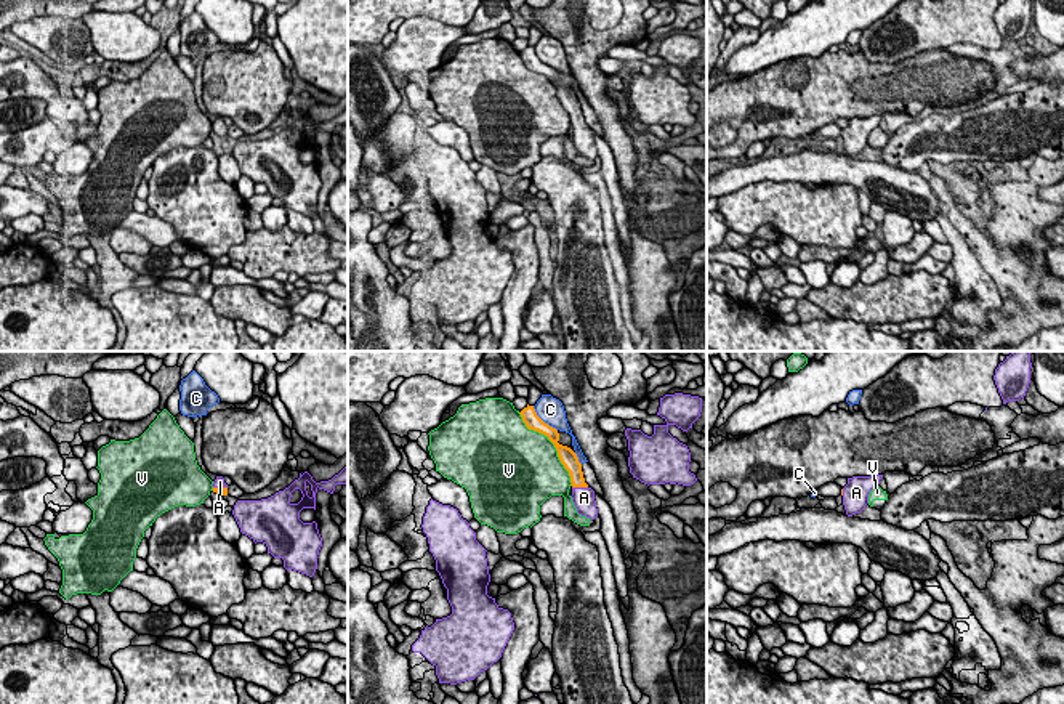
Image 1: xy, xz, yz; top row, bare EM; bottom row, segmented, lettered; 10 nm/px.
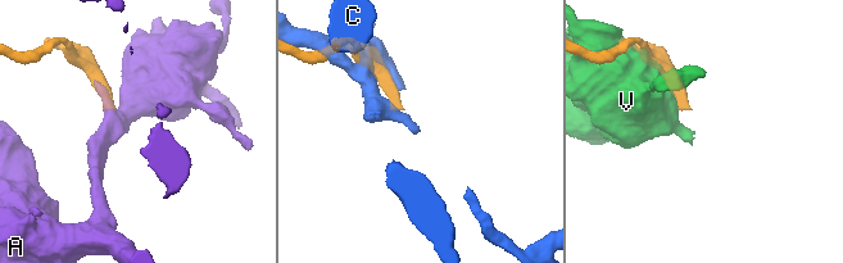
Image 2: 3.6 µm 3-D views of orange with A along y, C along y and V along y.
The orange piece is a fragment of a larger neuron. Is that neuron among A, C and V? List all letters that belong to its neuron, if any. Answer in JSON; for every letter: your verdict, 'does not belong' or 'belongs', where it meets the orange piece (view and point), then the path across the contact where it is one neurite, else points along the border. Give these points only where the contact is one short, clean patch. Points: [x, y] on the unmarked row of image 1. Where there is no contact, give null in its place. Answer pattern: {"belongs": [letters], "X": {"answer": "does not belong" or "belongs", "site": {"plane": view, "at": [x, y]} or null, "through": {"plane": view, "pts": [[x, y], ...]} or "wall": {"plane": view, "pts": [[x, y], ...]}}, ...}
{"belongs": ["A"], "A": {"answer": "belongs", "site": {"plane": "xz", "at": [580, 127]}}, "C": {"answer": "does not belong", "site": {"plane": "xz", "at": [542, 61]}}, "V": {"answer": "does not belong", "site": {"plane": "xz", "at": [553, 84]}}}

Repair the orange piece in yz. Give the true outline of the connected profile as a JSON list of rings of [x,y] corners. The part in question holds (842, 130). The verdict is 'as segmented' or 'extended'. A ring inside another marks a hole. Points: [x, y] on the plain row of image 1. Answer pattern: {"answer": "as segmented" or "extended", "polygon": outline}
{"answer": "extended", "polygon": [[[883,115],[848,119],[848,125],[841,130],[848,157],[860,154],[865,149],[870,131],[880,125],[881,119]]]}

